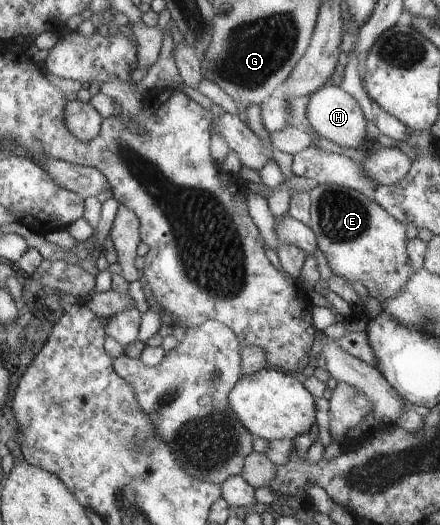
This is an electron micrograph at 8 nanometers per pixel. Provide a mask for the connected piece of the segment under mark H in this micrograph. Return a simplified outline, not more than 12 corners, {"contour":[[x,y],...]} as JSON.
{"contour":[[340,86],[308,99],[308,128],[341,147],[367,148],[366,117]]}

